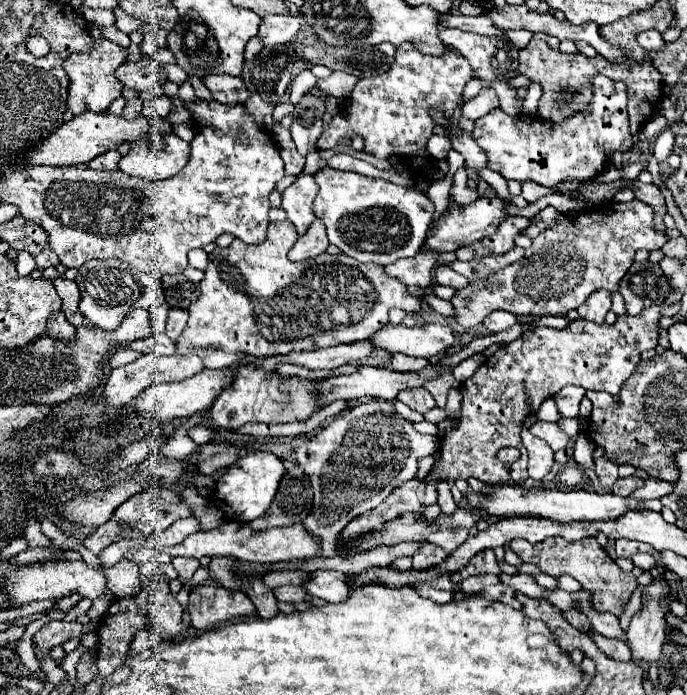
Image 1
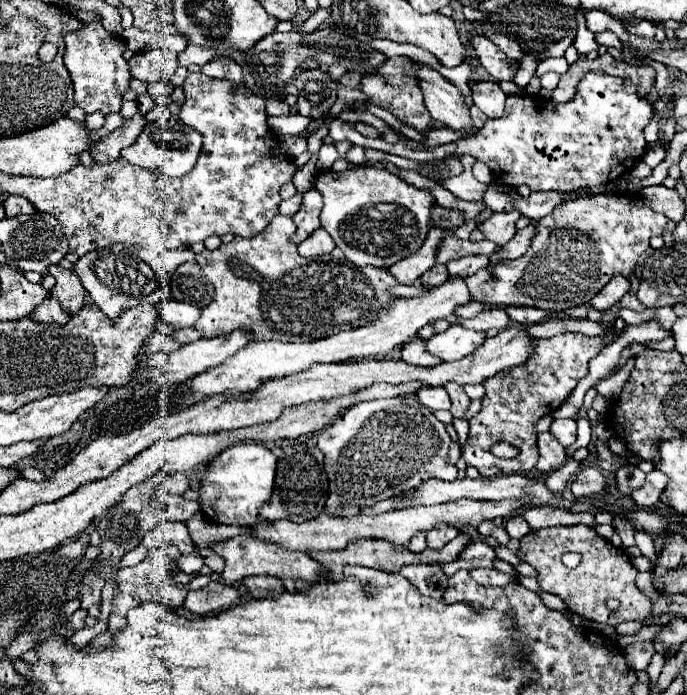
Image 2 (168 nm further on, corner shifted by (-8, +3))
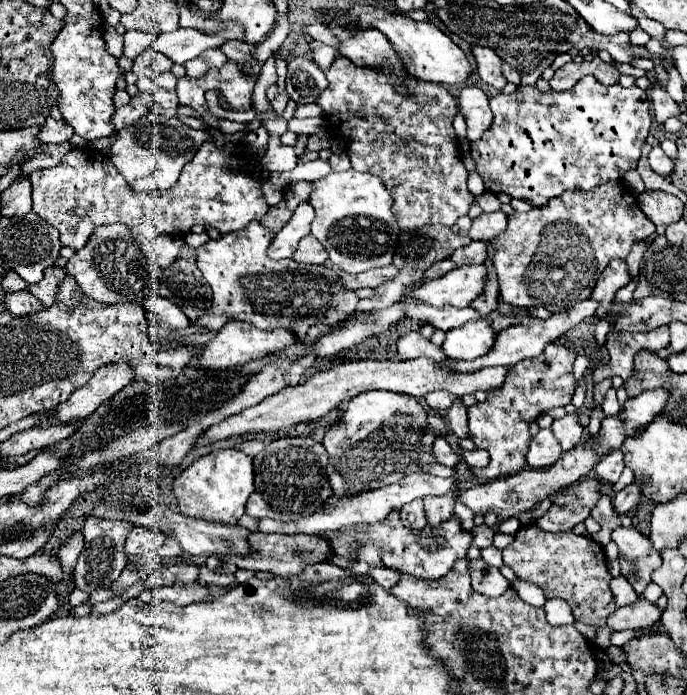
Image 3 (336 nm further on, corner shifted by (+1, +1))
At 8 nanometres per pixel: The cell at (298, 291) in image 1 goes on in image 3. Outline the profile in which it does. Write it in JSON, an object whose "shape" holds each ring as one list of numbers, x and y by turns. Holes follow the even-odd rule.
{"shape":[[250,222,246,230,238,234,222,234,218,240,208,240,206,244,196,248,196,266,200,268,202,276,208,280,212,288,212,314,224,314,230,320,242,320,248,324,254,324,260,330,274,330,284,328,292,332,298,340,304,340,308,334,308,328,314,324,328,324,336,326,340,320,346,318,346,312,352,308,352,304,346,304,344,300,336,300,336,292,356,292,342,284,342,278,332,270,312,264,300,264,292,258,288,260,272,260,266,256,266,250,270,246,270,240,274,238,274,232,260,222]]}

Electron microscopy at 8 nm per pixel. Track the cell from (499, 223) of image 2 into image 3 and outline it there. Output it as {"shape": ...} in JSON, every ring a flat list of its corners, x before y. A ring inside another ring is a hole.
{"shape":[[498,210,492,214,480,214,478,218,472,220,472,228,468,230,468,236,472,240,482,240,482,242,490,242,494,240,498,234,502,234,508,226,508,216]]}

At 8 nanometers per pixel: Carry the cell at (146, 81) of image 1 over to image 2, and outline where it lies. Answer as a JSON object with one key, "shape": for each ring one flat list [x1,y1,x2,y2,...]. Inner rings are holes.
{"shape":[[147,50,139,52,129,60,129,68,133,78,143,82,159,82,171,80,177,70,177,52,171,50]]}

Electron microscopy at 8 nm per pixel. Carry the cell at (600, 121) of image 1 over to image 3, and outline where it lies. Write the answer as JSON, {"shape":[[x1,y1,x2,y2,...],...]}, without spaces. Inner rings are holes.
{"shape":[[584,76,572,90,560,94,552,90,542,94,536,88,518,86,512,94,490,98,490,108,494,112,492,126,480,140,470,142,476,170,488,192,506,192,512,198,522,198,534,206,542,206,566,190,588,192,610,180,622,180,628,170,636,168,652,120,648,94,644,90,638,86,622,88,620,84,604,86,594,76]]}

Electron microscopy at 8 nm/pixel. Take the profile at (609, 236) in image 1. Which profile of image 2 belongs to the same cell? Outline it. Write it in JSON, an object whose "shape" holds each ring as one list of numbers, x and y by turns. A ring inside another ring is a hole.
{"shape":[[607,192,597,196,575,198,559,204,549,216,537,222,537,234,531,240,529,250,517,260,503,260,493,270,479,270,467,276,465,282,475,300,489,304,517,304,537,306,547,310,567,310,579,304,587,304,615,274,629,276,637,264,639,254,649,248,651,236,661,236,667,218,647,208,639,194]]}

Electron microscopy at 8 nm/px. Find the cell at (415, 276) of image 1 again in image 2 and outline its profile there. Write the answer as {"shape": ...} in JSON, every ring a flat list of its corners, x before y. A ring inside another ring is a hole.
{"shape":[[439,264,439,266,433,266,431,270,427,270,427,272,421,276,421,284,423,284,423,286,439,286,439,284,443,284,447,278,449,278,447,268]]}

